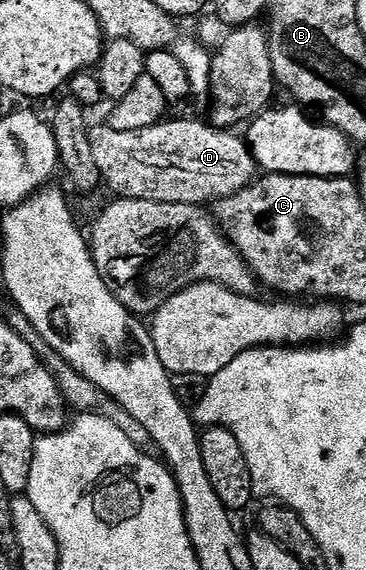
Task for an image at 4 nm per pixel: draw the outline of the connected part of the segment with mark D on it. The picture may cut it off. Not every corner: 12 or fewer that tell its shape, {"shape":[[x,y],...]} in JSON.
{"shape":[[170,120],[90,131],[114,197],[222,200],[259,169],[237,132]]}

